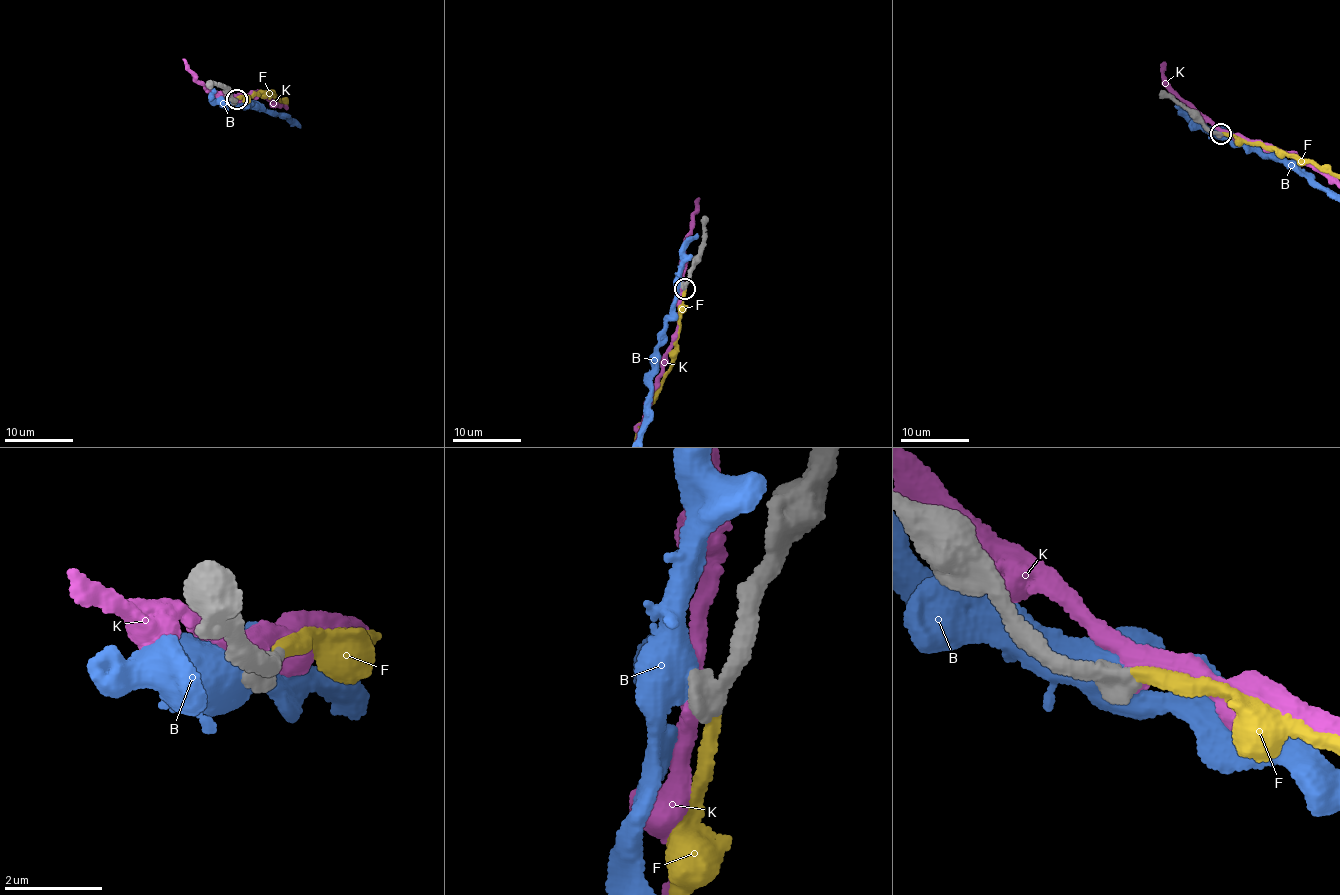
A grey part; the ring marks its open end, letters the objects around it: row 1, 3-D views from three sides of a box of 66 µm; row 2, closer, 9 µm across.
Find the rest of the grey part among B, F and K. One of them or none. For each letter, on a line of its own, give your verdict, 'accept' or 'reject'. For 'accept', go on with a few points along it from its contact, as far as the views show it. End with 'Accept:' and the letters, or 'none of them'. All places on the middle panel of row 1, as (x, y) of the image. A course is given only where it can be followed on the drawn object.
B: reject
F: accept
K: reject
Accept: F

